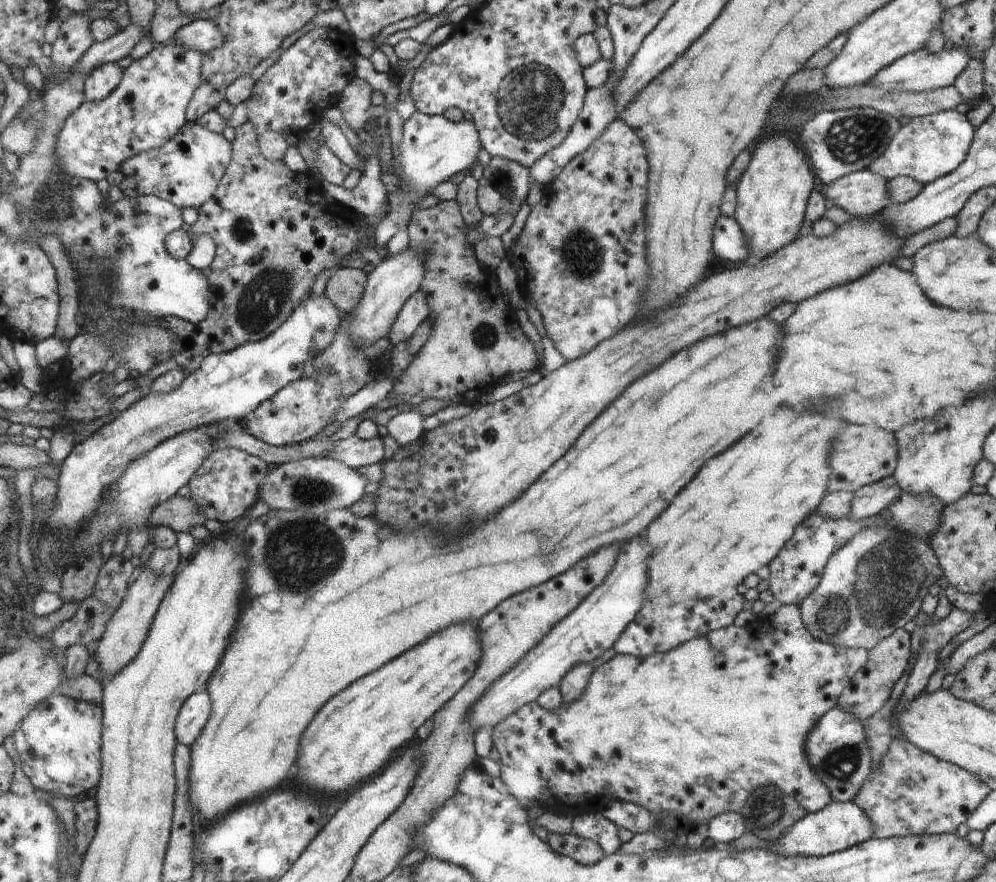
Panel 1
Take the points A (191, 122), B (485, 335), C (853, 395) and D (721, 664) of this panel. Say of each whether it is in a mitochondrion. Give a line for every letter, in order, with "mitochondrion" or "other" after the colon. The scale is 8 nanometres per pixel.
A: other
B: mitochondrion
C: mitochondrion
D: other

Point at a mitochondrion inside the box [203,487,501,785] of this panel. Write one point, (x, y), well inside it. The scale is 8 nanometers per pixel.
(299, 552)

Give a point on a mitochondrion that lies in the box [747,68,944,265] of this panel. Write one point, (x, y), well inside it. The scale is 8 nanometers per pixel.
(850, 139)

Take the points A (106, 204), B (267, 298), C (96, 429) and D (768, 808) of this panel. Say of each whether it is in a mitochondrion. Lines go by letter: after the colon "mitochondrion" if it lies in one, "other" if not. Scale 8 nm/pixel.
A: other
B: mitochondrion
C: other
D: mitochondrion

